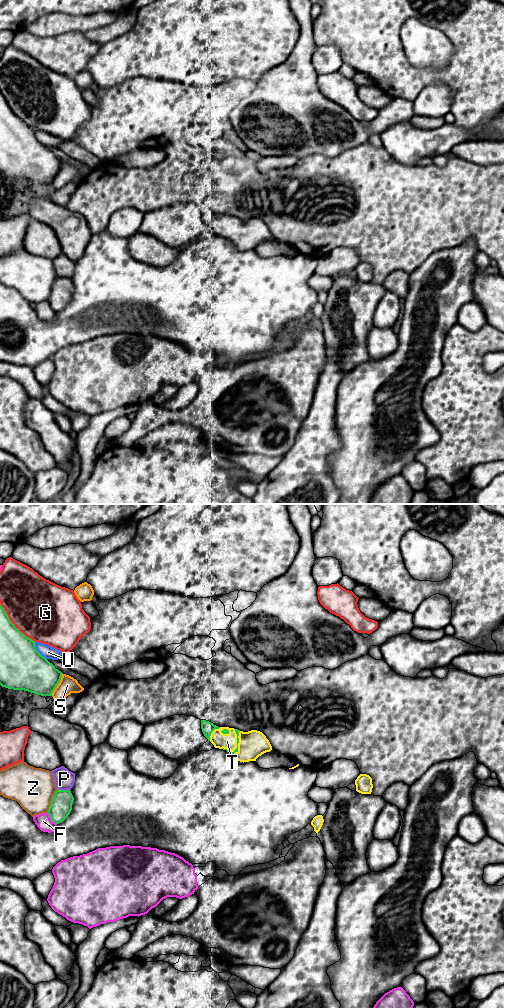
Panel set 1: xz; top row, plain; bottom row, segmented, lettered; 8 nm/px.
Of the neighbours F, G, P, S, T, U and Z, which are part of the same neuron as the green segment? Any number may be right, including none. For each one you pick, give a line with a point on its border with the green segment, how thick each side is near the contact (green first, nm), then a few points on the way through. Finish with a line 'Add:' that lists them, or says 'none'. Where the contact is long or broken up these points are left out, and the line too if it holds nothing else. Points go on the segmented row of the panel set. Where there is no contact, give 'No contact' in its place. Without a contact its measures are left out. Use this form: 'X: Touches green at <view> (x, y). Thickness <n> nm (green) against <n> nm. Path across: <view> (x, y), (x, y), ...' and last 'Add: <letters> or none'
T: Touches green at xz (237, 743). Thickness 40 nm (green) against 130 nm
Add: T

